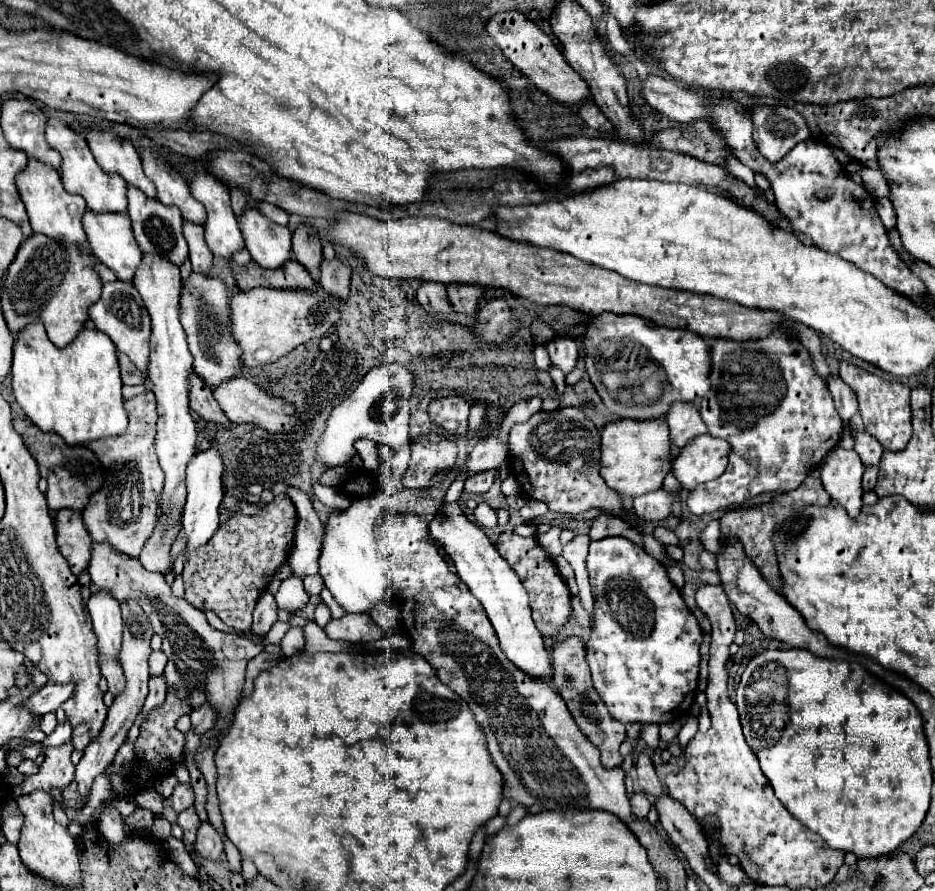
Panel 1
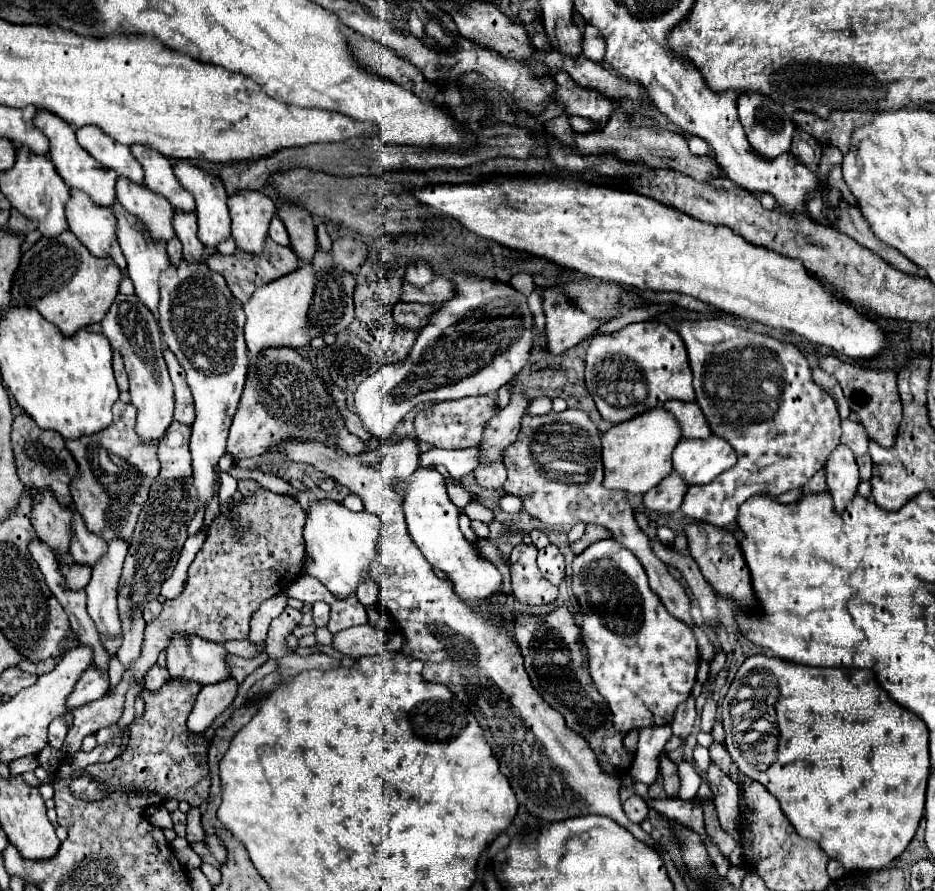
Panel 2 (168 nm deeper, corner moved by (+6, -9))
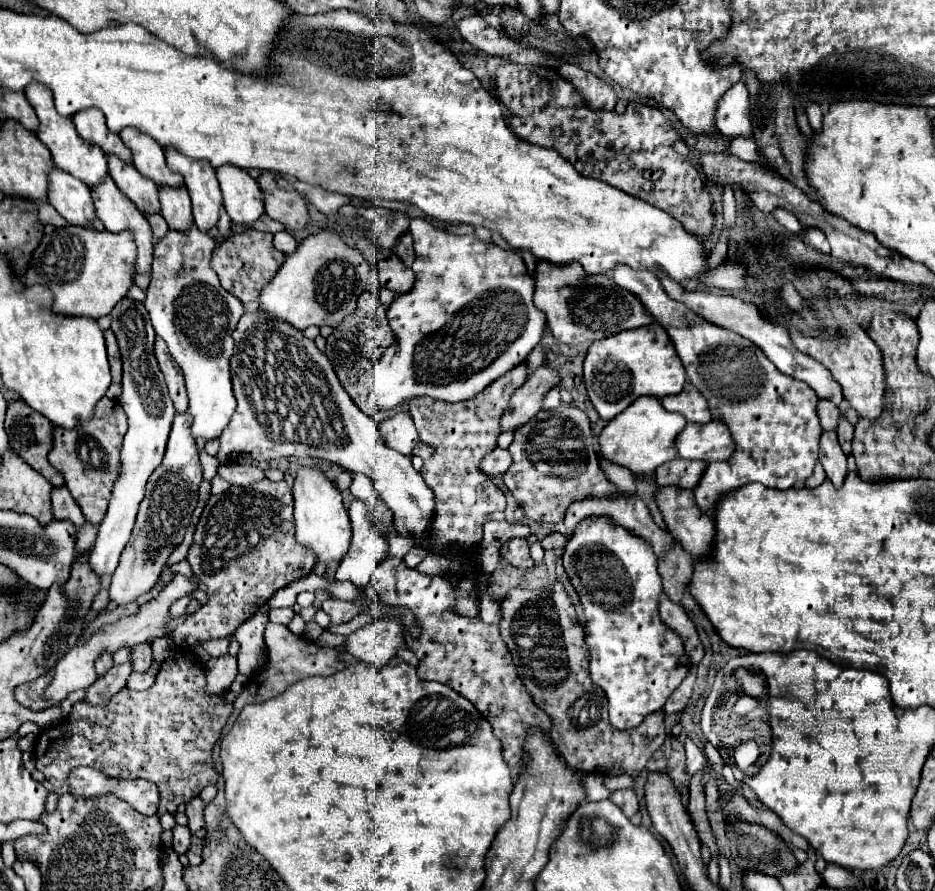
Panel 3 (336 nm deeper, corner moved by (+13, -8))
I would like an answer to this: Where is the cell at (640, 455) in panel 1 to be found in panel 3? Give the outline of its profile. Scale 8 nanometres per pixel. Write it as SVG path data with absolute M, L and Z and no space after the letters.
M638 398L624 414L618 414L608 422L598 438L600 454L608 462L628 468L636 476L652 474L658 466L676 458L676 434L686 426L684 416L668 412L658 398Z

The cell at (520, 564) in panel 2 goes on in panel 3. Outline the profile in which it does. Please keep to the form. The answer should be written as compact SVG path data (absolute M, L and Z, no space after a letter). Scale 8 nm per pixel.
M508 540L502 548L500 548L500 556L506 558L514 568L518 570L532 570L534 568L534 560L530 558L528 552L528 542L526 540Z

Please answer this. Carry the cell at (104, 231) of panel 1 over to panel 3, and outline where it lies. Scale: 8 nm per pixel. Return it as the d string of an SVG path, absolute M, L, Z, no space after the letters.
M56 168L52 170L48 202L58 210L58 214L68 224L92 228L96 210L94 210L90 188L84 186L84 182L76 180L72 174Z

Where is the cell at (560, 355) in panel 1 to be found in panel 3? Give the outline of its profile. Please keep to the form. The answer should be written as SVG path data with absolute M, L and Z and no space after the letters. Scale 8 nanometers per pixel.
M538 260L534 282L534 306L546 314L546 324L552 336L562 344L594 342L620 330L652 322L652 316L640 306L640 300L616 286L610 274L584 274L580 266L548 266Z

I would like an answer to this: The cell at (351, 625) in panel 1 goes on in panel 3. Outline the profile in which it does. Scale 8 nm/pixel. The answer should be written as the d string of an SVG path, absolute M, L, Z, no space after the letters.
M384 618L358 628L344 640L344 648L354 658L370 662L372 666L384 666L388 658L396 656L396 650L400 646L406 646L404 634L400 634L400 626Z

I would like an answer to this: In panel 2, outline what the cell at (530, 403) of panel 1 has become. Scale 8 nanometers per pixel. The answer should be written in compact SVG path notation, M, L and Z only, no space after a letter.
M535 397L531 401L531 407L529 407L527 413L529 415L545 415L545 413L551 411L551 407L553 407L553 401L549 397Z

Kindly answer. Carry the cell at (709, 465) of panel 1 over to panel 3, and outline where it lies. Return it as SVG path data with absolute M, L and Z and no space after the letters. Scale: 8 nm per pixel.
M712 420L704 426L686 424L686 428L676 438L676 450L684 460L722 462L732 456L734 442L728 434L728 428Z

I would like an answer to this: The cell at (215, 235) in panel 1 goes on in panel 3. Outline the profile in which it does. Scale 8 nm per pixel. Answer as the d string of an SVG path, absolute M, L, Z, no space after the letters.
M168 150L166 164L172 172L182 174L186 188L192 198L192 214L194 224L200 232L210 232L218 226L220 208L222 208L222 192L216 180L216 168L208 162L200 162L188 158L184 154L172 154Z

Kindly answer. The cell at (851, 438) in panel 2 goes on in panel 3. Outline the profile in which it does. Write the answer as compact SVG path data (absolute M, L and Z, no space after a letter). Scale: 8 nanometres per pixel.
M820 400L818 414L820 414L820 424L824 426L824 430L838 430L842 412L840 412L840 408L836 404L832 404L828 400Z

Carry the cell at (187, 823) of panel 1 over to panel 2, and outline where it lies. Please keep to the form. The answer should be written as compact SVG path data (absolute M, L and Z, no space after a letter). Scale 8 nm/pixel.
M191 807L187 811L187 841L197 843L197 841L203 841L203 837L205 837L205 831L201 827L201 811L199 807Z

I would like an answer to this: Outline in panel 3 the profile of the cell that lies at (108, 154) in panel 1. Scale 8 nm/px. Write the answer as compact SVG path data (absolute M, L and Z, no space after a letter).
M86 110L84 114L76 114L76 118L72 118L72 122L74 122L76 132L80 134L80 138L84 142L96 144L106 154L114 154L122 162L132 164L132 152L124 146L124 142L120 140L118 134L112 134L106 128L104 114L100 114L100 110Z

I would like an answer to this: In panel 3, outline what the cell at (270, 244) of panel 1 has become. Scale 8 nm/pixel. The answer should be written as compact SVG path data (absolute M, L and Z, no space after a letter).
M218 168L218 182L224 194L224 208L234 224L250 226L264 214L264 200L258 182L242 168Z

